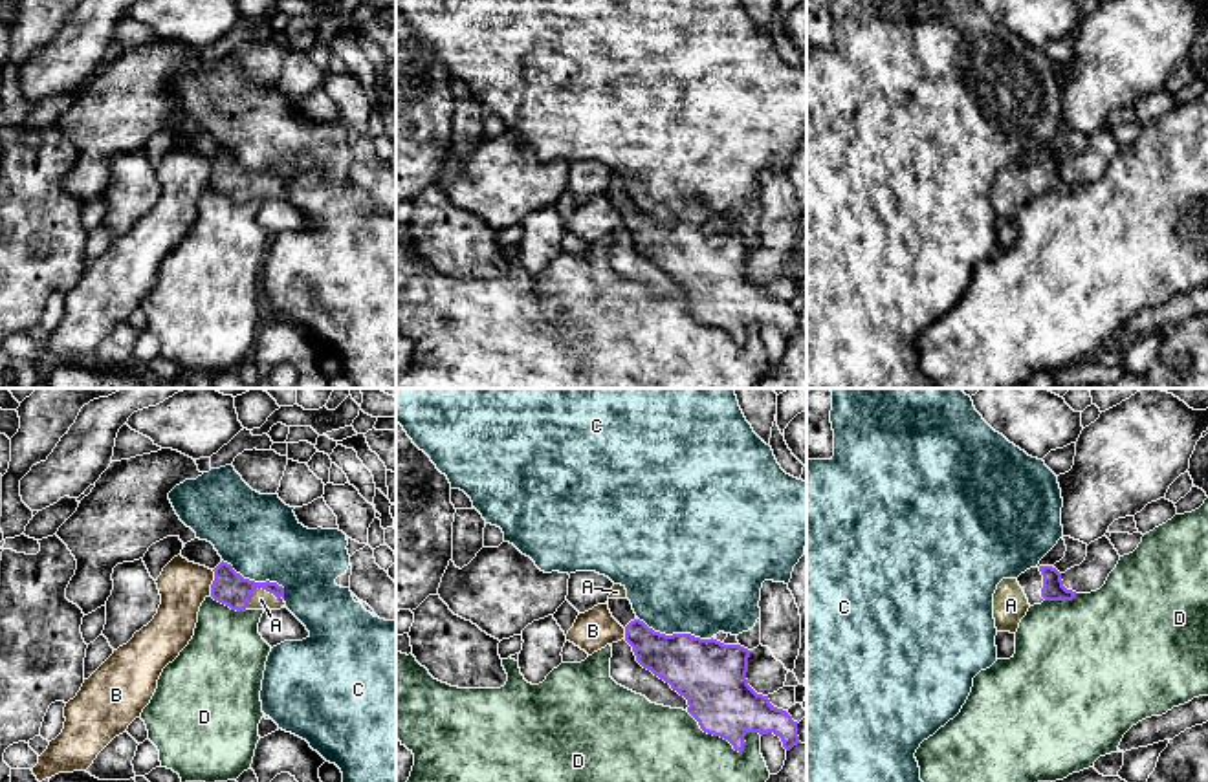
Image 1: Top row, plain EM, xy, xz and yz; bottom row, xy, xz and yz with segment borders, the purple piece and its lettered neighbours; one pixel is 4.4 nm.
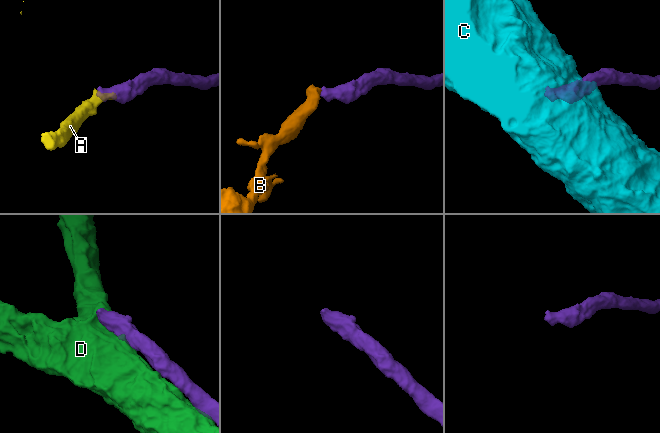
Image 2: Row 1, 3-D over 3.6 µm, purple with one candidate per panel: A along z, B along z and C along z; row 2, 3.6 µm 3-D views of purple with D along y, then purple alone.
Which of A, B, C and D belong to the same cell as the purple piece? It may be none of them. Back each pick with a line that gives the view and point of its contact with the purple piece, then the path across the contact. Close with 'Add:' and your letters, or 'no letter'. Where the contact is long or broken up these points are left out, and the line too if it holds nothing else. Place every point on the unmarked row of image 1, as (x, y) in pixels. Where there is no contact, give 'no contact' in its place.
A: meets purple in xy at (259, 176); runs through xy (230, 178), (259, 176), (261, 189)
Add: A

